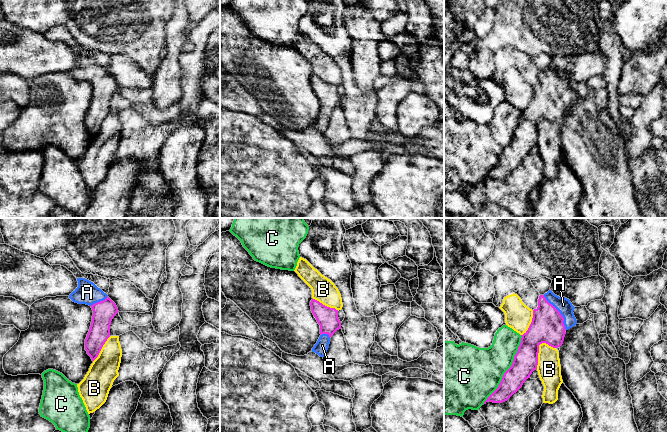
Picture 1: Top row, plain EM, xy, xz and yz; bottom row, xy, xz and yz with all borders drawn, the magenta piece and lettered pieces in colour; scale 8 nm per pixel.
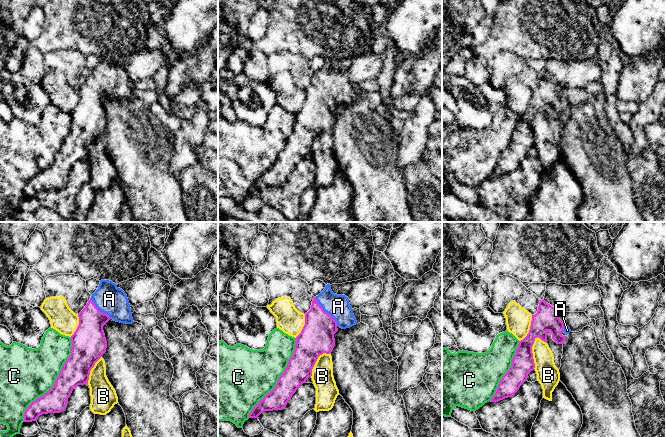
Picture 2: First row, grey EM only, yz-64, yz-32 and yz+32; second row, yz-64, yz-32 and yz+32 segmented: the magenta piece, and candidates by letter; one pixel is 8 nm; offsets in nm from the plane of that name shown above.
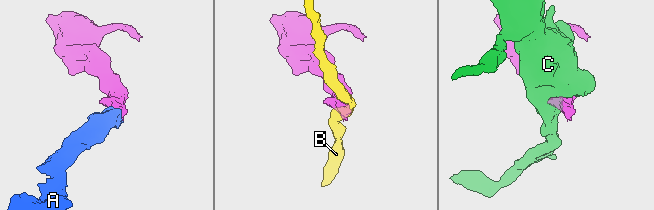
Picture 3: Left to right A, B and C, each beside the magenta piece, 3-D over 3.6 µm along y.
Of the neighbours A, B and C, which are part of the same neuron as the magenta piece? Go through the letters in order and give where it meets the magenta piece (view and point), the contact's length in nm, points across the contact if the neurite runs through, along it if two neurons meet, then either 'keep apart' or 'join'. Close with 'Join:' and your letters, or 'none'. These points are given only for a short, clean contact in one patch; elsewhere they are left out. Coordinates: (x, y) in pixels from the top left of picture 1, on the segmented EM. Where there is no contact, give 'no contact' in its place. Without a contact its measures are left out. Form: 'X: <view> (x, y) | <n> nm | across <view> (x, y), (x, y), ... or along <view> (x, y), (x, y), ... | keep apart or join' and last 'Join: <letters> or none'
A: yz (559, 312) | 340 nm | across yz (547, 326), (559, 312), (563, 305) | join
B: yz (538, 349) | 240 nm | keep apart
C: yz (507, 370) | 650 nm | keep apart
Join: A

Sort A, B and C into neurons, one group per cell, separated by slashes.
A / B / C

